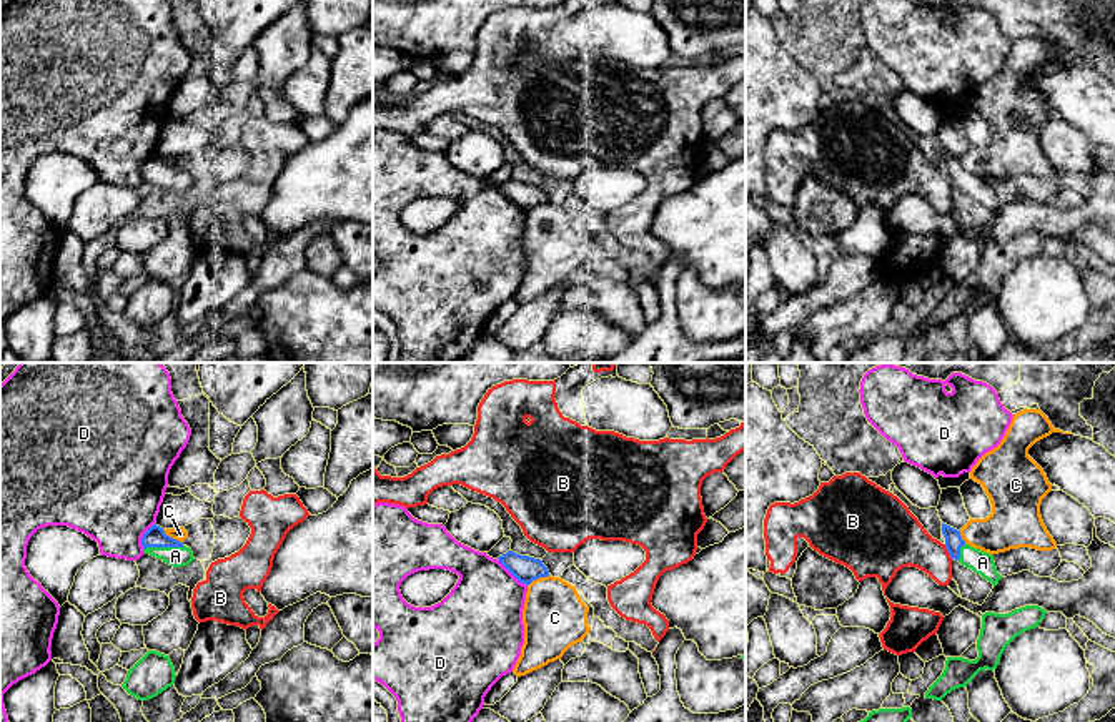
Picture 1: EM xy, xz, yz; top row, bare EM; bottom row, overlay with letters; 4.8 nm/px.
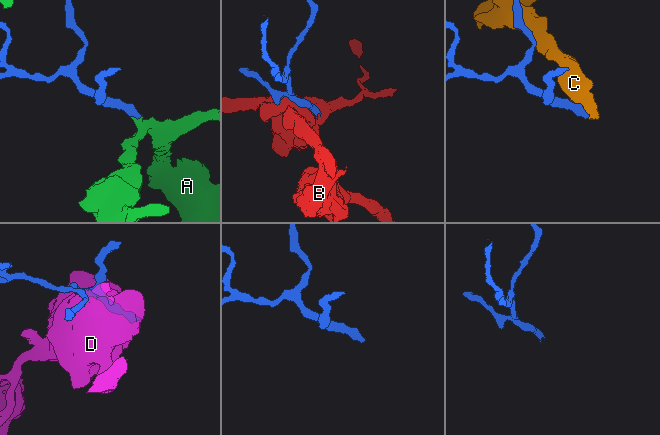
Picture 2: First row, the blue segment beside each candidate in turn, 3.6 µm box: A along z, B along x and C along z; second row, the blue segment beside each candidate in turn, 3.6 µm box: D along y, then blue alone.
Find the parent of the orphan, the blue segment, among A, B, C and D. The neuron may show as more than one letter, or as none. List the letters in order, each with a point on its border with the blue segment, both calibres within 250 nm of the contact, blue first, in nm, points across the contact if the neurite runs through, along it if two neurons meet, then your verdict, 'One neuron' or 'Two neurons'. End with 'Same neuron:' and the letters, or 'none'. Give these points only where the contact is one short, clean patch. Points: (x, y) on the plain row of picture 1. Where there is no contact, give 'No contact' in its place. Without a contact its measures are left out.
A: Touches blue at xy (163, 173). Thickness 100 nm (blue) against 100 nm. Path across: xy (155, 163), (163, 173), (175, 183). One neuron
B: Touches blue at yz (949, 180). Thickness 90 nm (blue) against 260 nm. Two neurons
C: Touches blue at xy (172, 165). Thickness 100 nm (blue) against 70 nm. Boundary: xy (162, 157), (182, 170). Two neurons
D: Touches blue at xz (511, 200). Thickness 130 nm (blue) against 380 nm. Two neurons
Same neuron: A

